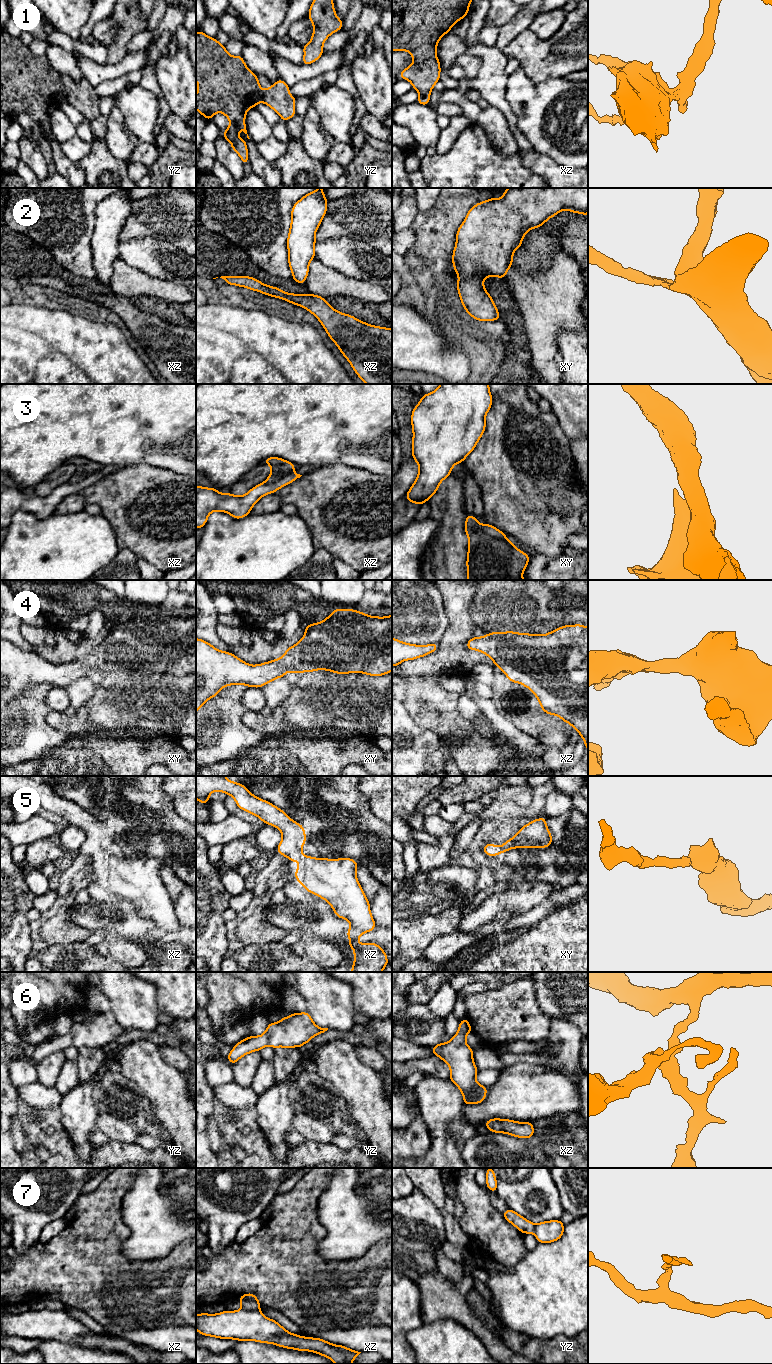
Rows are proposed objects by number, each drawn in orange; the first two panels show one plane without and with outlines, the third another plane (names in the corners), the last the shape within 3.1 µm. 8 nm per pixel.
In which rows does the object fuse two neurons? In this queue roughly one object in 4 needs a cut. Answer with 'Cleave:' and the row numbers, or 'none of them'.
Cleave: 3, 7

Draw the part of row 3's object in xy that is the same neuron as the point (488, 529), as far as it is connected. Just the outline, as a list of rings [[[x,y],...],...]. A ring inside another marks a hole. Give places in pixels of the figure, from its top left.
[[[480,524],[481,529],[486,533],[489,534],[493,537],[499,538],[499,539],[504,539],[506,538],[506,535],[500,531],[499,529],[495,528],[494,526],[490,524]]]

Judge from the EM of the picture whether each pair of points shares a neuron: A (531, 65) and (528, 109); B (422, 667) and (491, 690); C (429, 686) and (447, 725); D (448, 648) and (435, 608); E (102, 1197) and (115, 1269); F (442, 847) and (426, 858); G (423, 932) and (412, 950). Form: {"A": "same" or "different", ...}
{"A": "different", "B": "different", "C": "same", "D": "different", "E": "same", "F": "same", "G": "same"}

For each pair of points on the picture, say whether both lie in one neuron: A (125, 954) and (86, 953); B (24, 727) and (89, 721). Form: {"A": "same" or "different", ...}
{"A": "different", "B": "different"}

